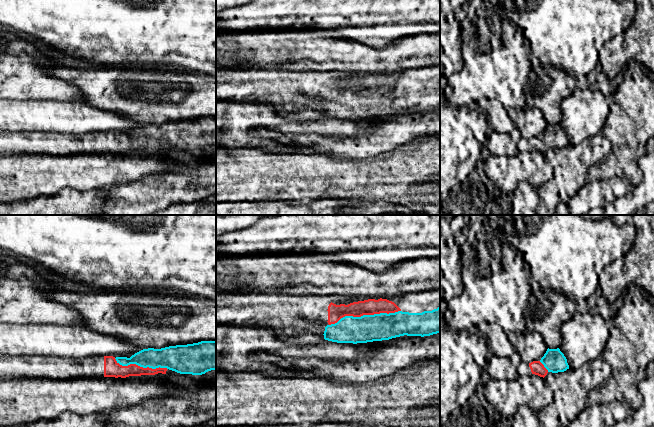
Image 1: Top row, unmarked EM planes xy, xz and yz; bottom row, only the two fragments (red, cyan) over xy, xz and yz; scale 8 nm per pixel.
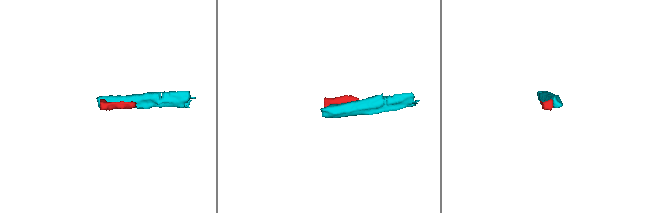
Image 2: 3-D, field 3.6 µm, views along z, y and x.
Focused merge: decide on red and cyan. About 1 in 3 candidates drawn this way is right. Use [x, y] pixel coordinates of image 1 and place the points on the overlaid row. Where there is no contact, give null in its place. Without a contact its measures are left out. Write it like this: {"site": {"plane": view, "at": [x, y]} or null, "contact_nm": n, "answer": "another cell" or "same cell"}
{"site": {"plane": "xz", "at": [364, 314]}, "contact_nm": 600, "answer": "same cell"}

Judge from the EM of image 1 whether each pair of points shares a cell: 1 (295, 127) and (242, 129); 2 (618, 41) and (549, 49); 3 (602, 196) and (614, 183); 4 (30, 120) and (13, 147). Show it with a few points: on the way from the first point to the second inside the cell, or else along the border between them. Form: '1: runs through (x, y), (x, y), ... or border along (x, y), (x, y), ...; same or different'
1: runs through (282, 124), (255, 122); same
2: border along (620, 33), (615, 35), (599, 50); different
3: runs through (605, 193), (612, 186); same
4: border along (10, 131), (32, 132); different

